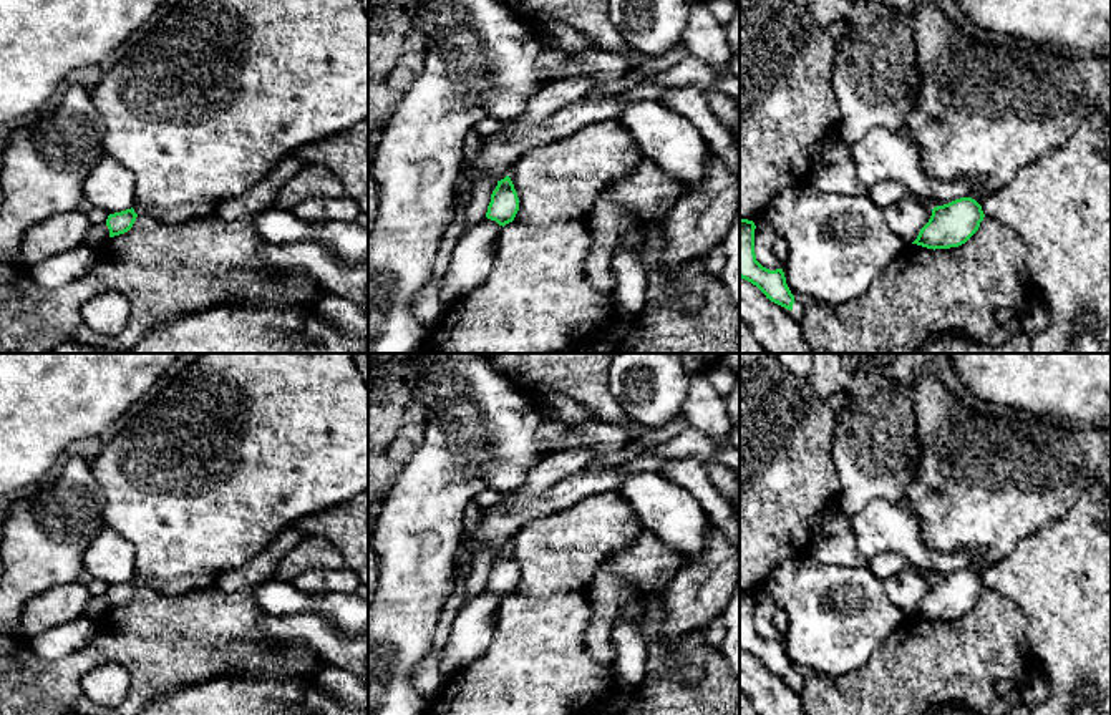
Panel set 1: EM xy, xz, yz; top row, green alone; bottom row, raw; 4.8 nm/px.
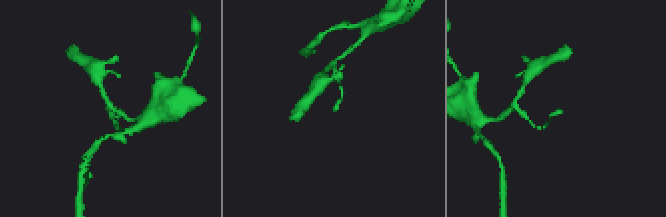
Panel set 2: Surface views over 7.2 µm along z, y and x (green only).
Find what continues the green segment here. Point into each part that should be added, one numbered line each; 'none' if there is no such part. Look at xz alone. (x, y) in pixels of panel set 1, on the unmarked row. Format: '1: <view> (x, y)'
none

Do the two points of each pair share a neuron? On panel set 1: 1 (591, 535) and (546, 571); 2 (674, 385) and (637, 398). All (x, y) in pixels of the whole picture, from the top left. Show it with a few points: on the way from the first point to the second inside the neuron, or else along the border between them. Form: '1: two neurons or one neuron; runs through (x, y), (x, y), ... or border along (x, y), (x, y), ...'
1: one neuron; runs through (579, 538), (557, 559)
2: one neuron; runs through (665, 385), (650, 385), (645, 390)

